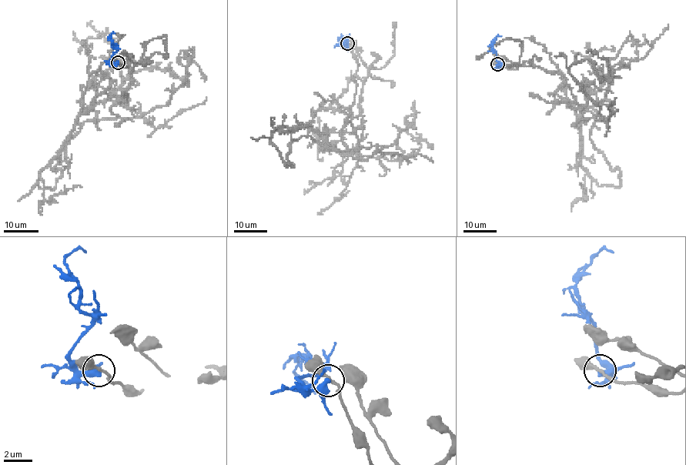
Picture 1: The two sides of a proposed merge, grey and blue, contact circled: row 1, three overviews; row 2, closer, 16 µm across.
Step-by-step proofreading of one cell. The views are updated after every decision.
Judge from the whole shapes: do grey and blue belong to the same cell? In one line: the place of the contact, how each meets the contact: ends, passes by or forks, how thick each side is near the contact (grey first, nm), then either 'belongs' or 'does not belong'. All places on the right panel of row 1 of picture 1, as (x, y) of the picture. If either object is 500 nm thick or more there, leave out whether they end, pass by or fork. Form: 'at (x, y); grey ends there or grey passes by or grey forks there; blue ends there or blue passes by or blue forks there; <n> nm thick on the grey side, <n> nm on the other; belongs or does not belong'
at (497, 64); grey passes by; blue passes by; 200 nm thick on the grey side, 320 nm on the other; does not belong

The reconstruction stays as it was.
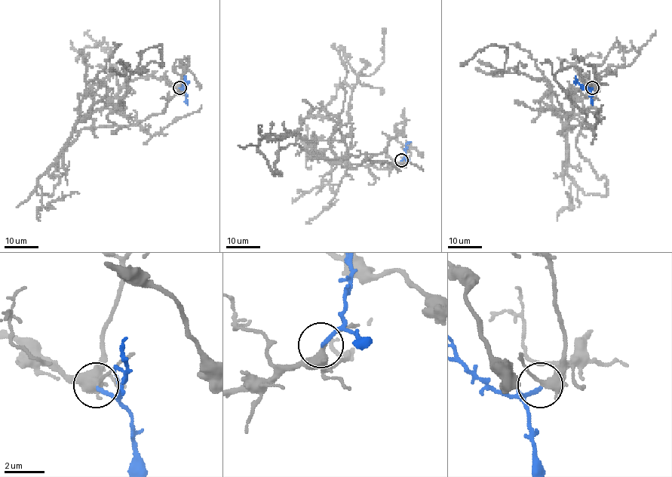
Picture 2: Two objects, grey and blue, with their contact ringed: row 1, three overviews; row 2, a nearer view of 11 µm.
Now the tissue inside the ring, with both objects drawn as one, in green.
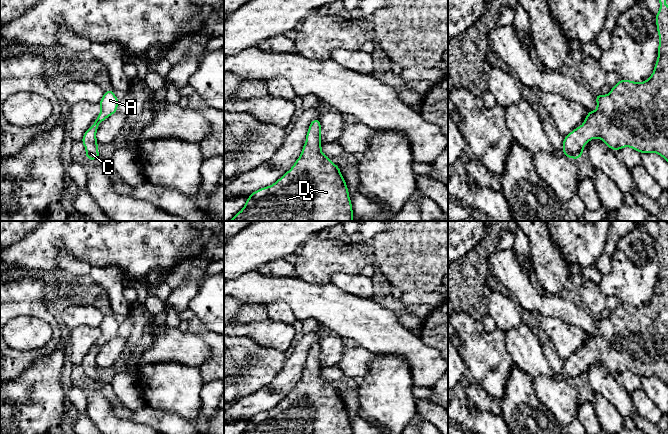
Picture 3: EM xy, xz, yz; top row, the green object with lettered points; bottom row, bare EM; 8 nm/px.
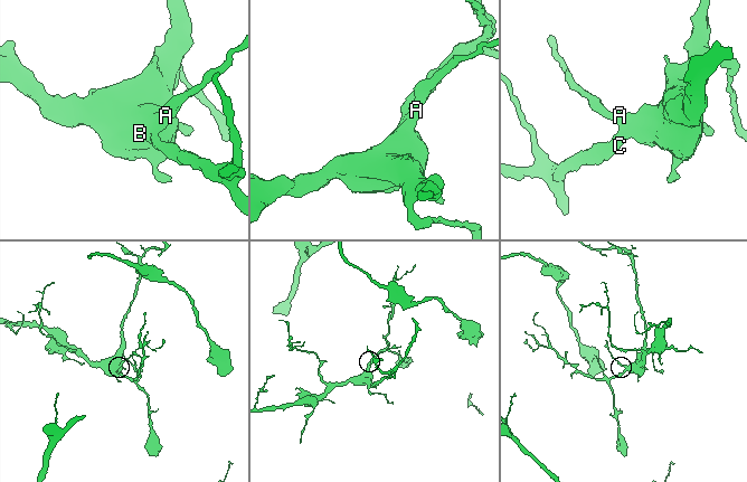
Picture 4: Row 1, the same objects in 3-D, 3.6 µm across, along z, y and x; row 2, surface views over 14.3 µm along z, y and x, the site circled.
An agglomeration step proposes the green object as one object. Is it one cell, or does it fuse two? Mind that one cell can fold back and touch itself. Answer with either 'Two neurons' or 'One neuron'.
One neuron

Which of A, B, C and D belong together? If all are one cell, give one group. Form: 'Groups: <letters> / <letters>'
Groups: A B C D

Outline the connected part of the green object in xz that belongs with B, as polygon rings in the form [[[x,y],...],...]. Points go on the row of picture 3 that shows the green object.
[[[320,119],[309,125],[306,141],[294,165],[274,184],[253,191],[244,207],[230,221],[353,221],[352,203],[340,168],[322,153]]]

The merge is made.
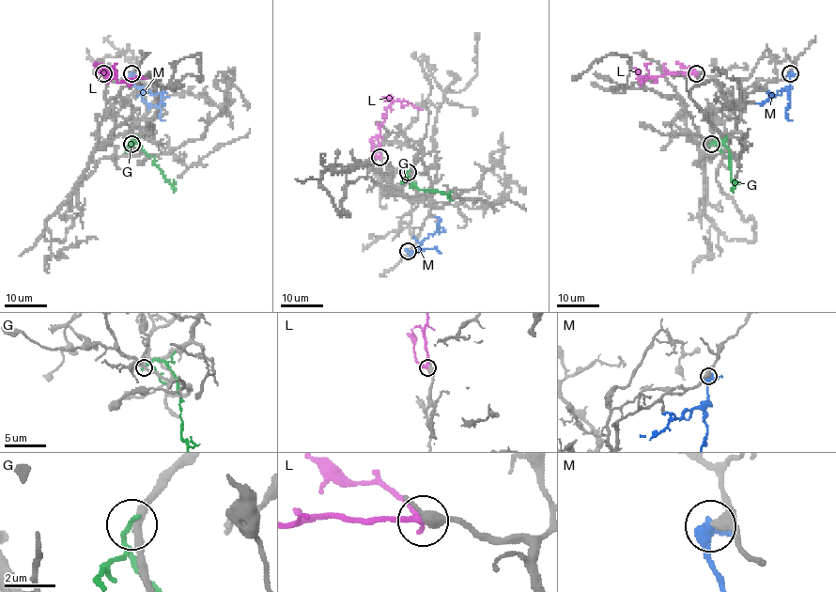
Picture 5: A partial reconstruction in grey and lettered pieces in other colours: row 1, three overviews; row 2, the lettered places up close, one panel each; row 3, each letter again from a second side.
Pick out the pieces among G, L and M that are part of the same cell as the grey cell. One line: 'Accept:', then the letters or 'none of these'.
Accept: L

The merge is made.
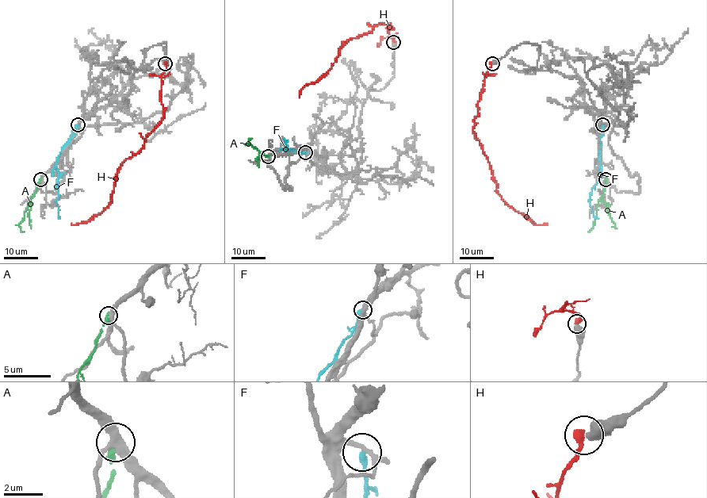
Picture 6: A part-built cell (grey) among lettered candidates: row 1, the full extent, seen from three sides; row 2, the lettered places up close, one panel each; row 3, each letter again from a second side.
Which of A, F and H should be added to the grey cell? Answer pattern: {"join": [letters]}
{"join": []}

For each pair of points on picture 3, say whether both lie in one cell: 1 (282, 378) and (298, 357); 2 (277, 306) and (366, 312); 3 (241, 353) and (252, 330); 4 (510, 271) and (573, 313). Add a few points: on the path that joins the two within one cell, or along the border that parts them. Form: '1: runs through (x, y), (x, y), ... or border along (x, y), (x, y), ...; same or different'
1: runs through (287, 373), (296, 362); same
2: border along (267, 302), (285, 301), (296, 318); different
3: border along (235, 336), (249, 336), (258, 344), (269, 348); different
4: runs through (523, 287), (539, 303), (552, 305), (557, 308); same

